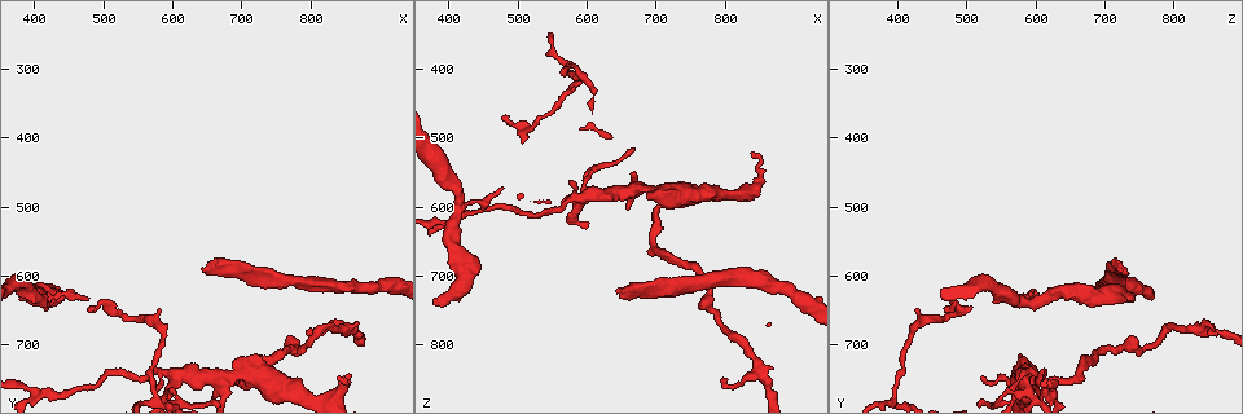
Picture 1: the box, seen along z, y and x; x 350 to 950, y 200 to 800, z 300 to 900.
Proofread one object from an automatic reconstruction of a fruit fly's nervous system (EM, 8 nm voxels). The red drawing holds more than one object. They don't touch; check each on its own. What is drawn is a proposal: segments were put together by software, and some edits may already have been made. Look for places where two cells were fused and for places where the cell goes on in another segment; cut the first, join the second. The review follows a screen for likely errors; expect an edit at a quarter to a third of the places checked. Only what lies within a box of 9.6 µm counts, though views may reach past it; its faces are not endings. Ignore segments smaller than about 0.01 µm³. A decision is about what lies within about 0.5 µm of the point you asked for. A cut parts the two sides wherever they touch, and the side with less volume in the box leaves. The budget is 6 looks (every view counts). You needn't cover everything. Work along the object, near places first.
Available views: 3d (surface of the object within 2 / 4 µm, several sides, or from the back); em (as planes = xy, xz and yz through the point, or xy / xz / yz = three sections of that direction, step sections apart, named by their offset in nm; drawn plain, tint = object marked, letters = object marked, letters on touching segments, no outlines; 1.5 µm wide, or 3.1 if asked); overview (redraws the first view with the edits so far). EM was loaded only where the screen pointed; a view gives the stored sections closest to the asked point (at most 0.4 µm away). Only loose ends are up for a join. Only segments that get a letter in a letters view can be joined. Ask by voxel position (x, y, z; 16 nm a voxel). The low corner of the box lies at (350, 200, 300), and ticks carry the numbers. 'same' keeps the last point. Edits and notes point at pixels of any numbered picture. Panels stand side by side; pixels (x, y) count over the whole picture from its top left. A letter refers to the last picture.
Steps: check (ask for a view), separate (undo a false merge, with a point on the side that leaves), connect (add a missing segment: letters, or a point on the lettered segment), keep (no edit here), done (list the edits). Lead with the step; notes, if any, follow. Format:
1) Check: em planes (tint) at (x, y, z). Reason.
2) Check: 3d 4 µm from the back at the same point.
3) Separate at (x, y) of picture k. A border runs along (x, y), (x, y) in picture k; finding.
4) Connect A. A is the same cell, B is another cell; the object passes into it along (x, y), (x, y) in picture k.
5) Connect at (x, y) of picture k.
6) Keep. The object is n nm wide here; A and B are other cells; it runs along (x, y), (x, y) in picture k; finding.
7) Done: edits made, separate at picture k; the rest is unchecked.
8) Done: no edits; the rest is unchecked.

Check: em xz step 8 (letters) at (645, 590, 725). Free end.

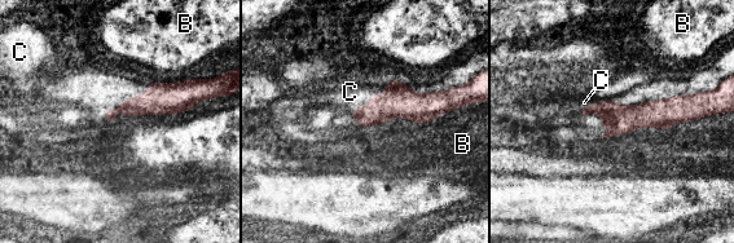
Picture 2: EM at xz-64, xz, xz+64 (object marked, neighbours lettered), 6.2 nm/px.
Connect C. The object is 100 nm wide here; C is the same cell, B is another cell; the cell continues.

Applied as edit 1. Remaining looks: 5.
Check: 3d 2 µm at (695, 750, 665). Sharp bend.

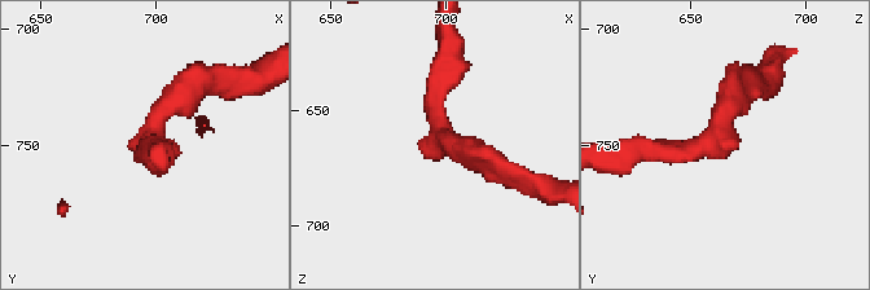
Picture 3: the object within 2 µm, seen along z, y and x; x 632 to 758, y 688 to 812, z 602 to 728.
Check: em planes (letters) at (697, 748, 662).

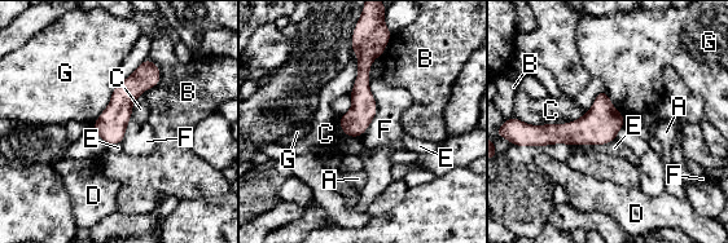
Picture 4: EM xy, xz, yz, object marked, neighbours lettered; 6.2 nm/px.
Keep. The object is 170 nm wide here; A, B, C, D, E, F and G are other cells; continuous, no second cell.

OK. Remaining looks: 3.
Done: edits made, connect at picture 2; the rest is unchecked.

